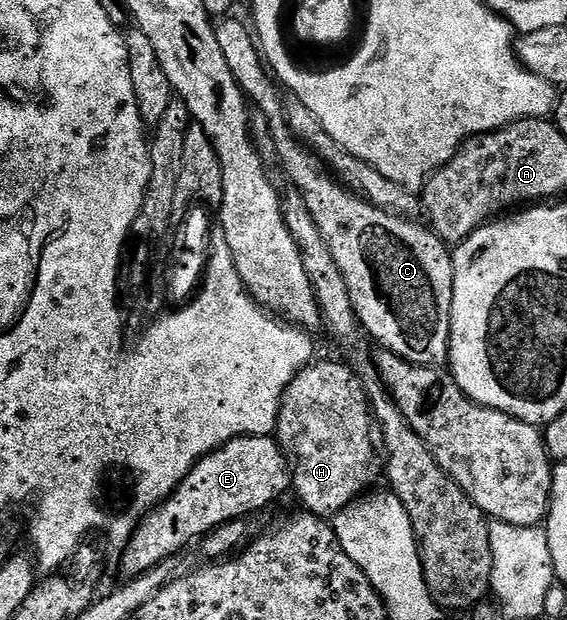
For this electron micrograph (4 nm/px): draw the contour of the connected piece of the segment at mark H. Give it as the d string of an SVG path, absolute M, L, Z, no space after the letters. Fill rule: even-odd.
M323 360L320 364L308 363L289 382L279 407L279 417L275 423L274 435L287 453L293 465L293 492L299 495L304 509L312 516L334 518L345 506L349 506L368 491L375 479L380 479L381 464L375 461L377 444L371 441L373 432L373 413L367 398L363 381L350 367Z

